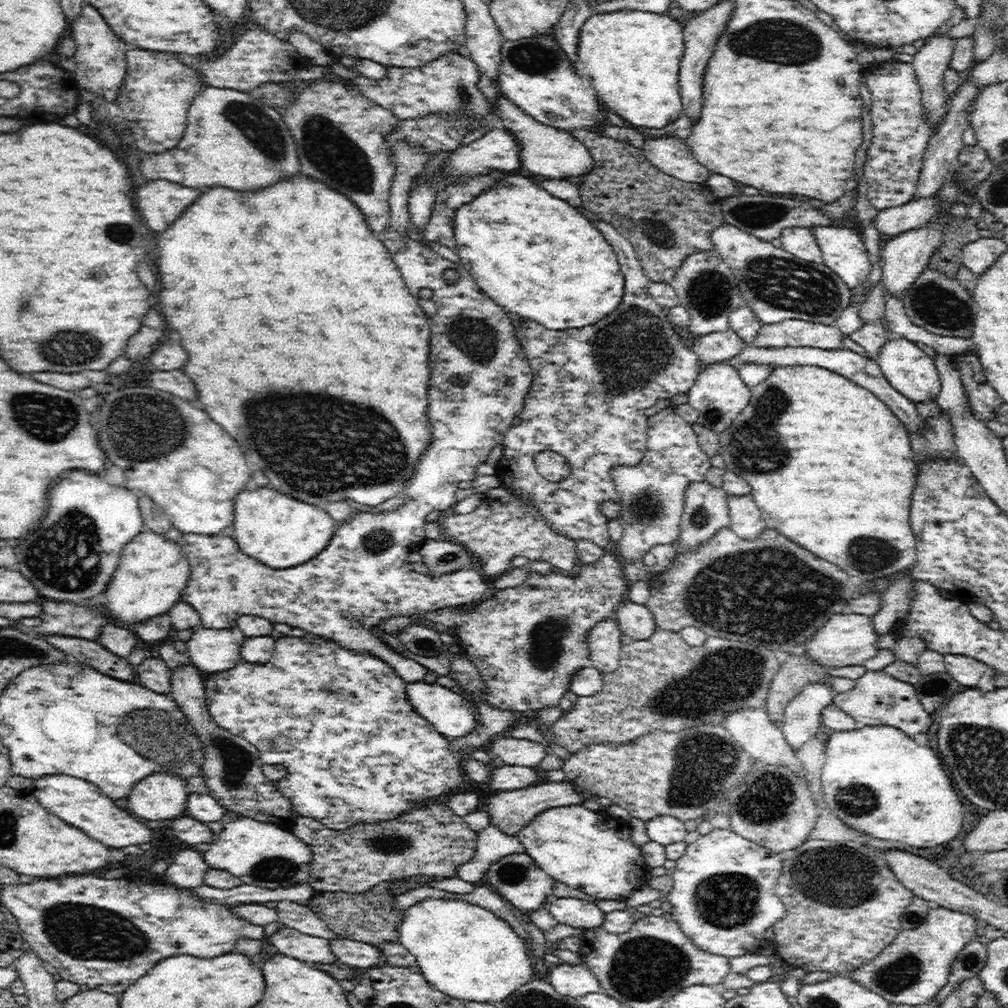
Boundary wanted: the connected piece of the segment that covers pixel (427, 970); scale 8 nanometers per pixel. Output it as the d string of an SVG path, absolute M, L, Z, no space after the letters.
M426 898L404 911L398 927L400 943L416 957L424 979L434 985L445 996L464 1002L502 1002L514 994L534 976L528 952L531 946L510 927L509 922L500 919L486 908L460 899Z

